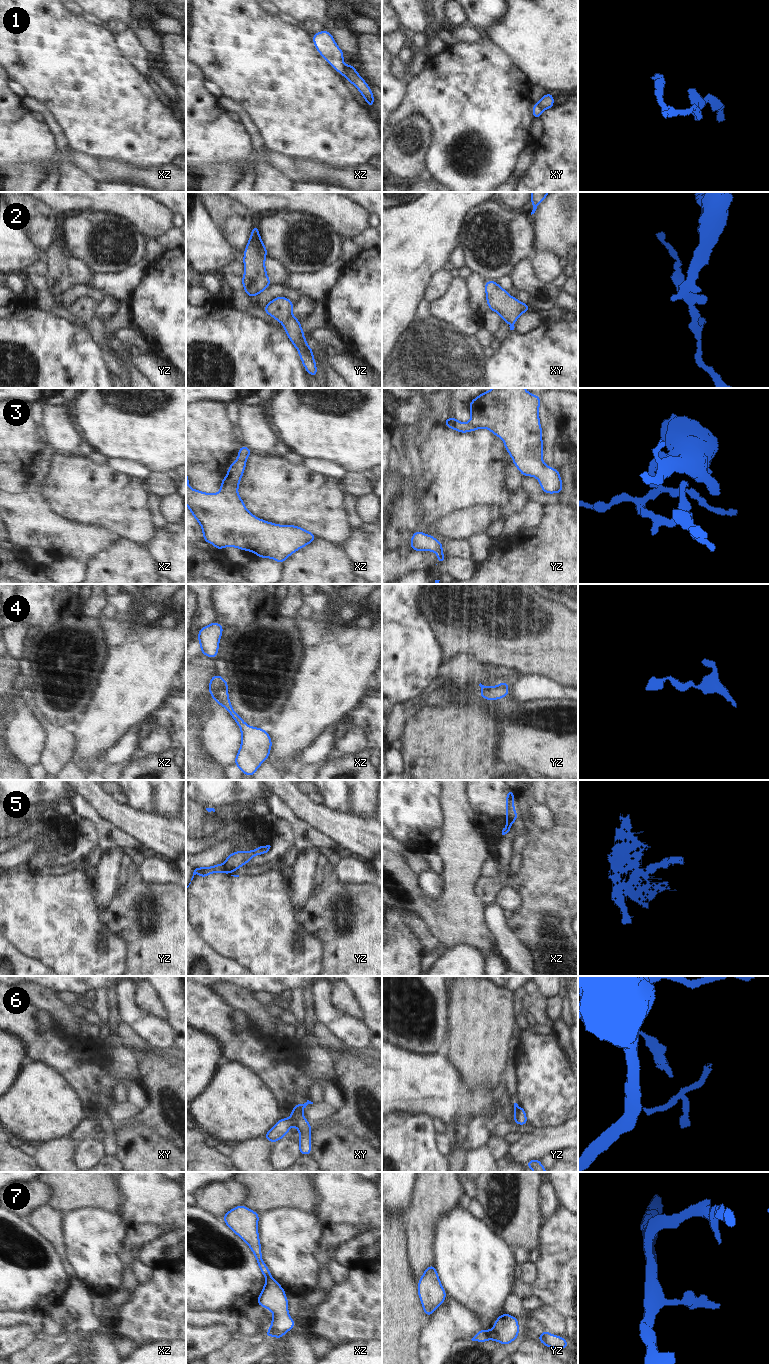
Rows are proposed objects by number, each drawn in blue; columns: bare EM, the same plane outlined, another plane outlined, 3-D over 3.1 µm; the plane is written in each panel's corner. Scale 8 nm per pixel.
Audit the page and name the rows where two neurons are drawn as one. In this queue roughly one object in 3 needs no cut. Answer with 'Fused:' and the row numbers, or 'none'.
Fused: 1, 3, 4, 5, 6, 7

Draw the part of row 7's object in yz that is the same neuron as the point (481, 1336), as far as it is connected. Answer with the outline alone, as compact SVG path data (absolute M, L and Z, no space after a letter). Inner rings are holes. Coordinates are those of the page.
M481 1329L471 1340L483 1343L485 1341L488 1341L489 1339L490 1338L488 1336L488 1331L486 1329Z

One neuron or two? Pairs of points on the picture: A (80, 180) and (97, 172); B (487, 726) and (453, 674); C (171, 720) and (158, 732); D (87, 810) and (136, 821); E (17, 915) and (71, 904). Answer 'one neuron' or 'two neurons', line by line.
A: two neurons
B: two neurons
C: two neurons
D: two neurons
E: one neuron

